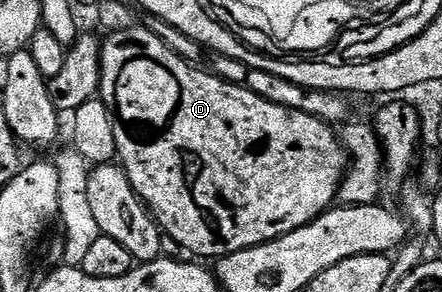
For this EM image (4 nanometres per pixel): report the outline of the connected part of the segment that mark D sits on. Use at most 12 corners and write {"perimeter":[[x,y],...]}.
{"perimeter":[[145,27],[101,42],[115,158],[217,261],[330,210],[321,119]]}

